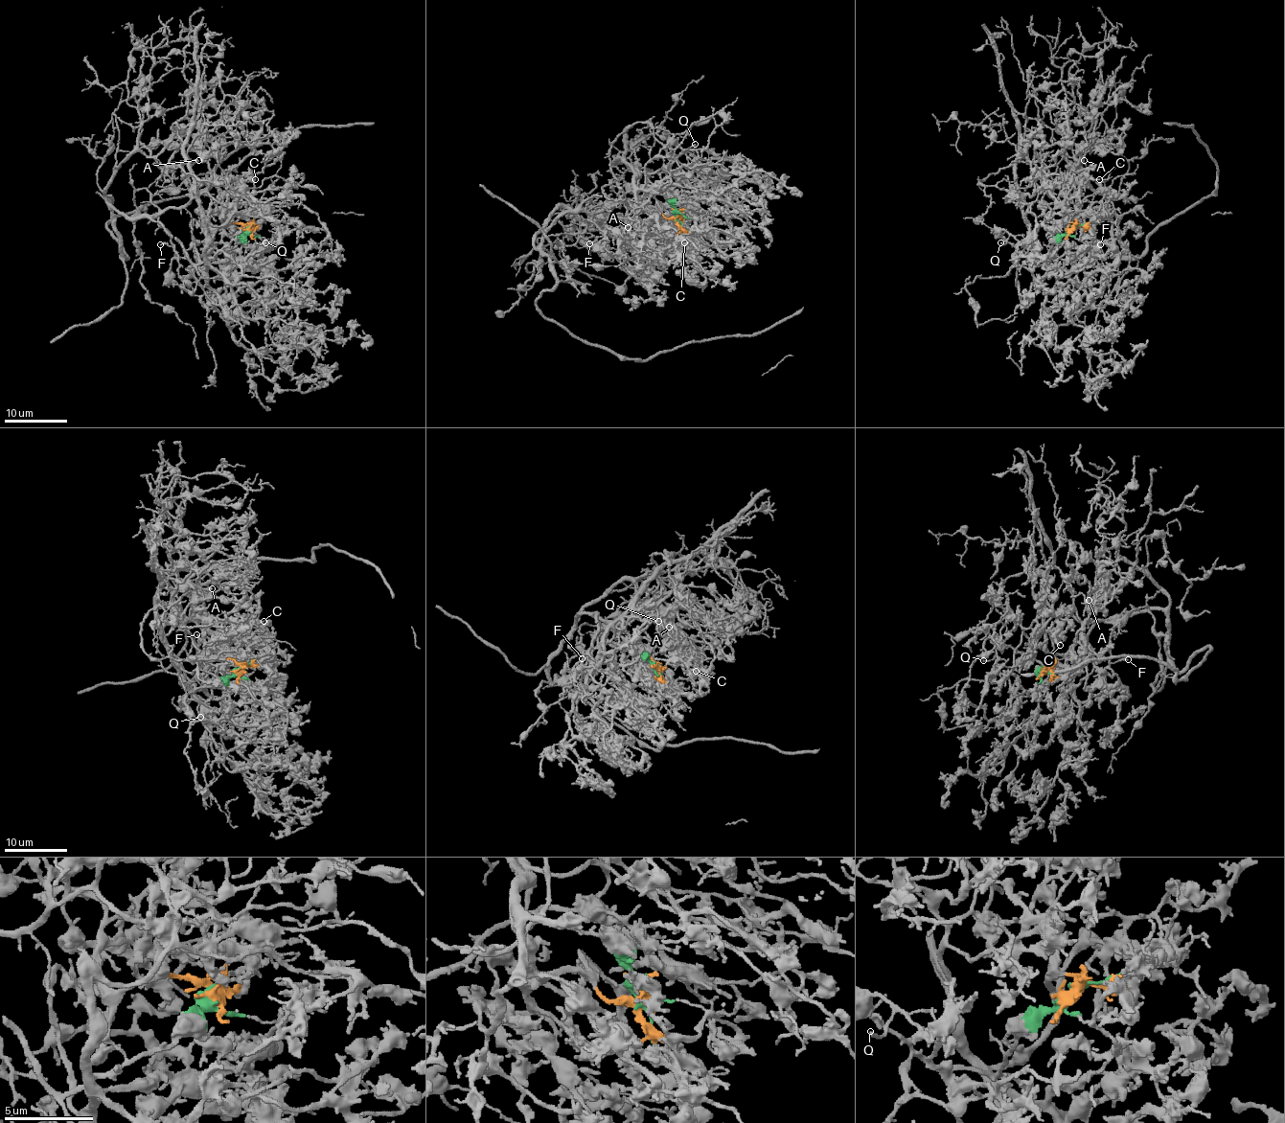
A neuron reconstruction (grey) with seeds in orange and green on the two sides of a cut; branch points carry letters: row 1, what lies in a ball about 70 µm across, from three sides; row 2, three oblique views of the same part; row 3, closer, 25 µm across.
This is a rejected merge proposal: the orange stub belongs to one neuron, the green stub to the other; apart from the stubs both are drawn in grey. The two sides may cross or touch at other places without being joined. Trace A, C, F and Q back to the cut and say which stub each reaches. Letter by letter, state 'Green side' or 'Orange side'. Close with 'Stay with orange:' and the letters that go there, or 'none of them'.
A: Orange side
C: Orange side
F: Green side
Q: Green side
Stay with orange: A, C

